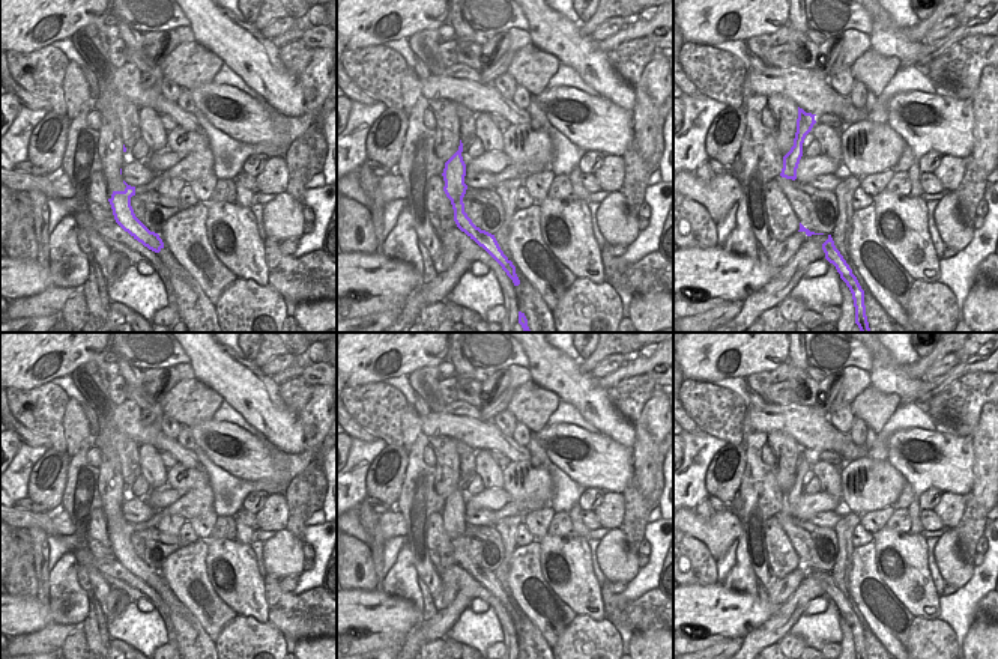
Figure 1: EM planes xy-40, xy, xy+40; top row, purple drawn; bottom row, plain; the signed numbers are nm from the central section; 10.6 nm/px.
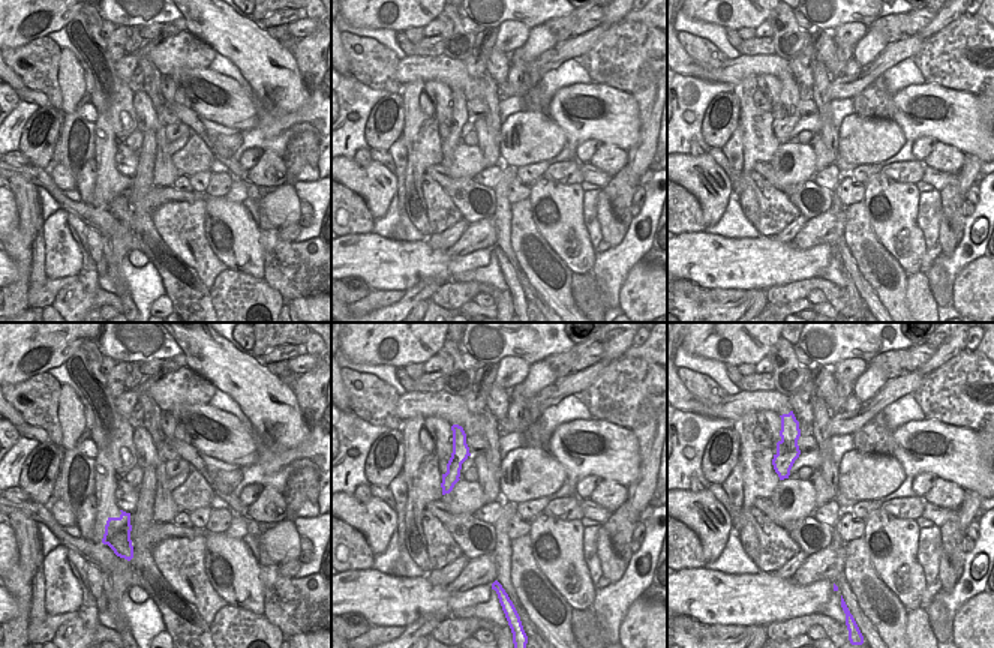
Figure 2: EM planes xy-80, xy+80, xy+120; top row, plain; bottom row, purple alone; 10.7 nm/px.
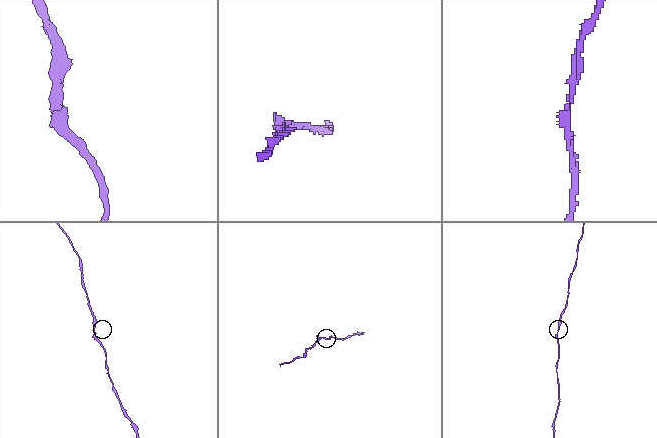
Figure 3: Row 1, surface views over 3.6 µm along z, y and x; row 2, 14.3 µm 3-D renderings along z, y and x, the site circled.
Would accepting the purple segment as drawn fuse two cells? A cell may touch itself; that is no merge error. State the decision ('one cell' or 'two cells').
one cell

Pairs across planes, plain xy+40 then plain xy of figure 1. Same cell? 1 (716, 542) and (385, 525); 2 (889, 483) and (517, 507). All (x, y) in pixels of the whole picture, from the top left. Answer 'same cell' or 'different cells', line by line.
1: same cell
2: different cells

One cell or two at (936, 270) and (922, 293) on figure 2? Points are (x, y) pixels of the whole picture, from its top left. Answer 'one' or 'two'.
two

